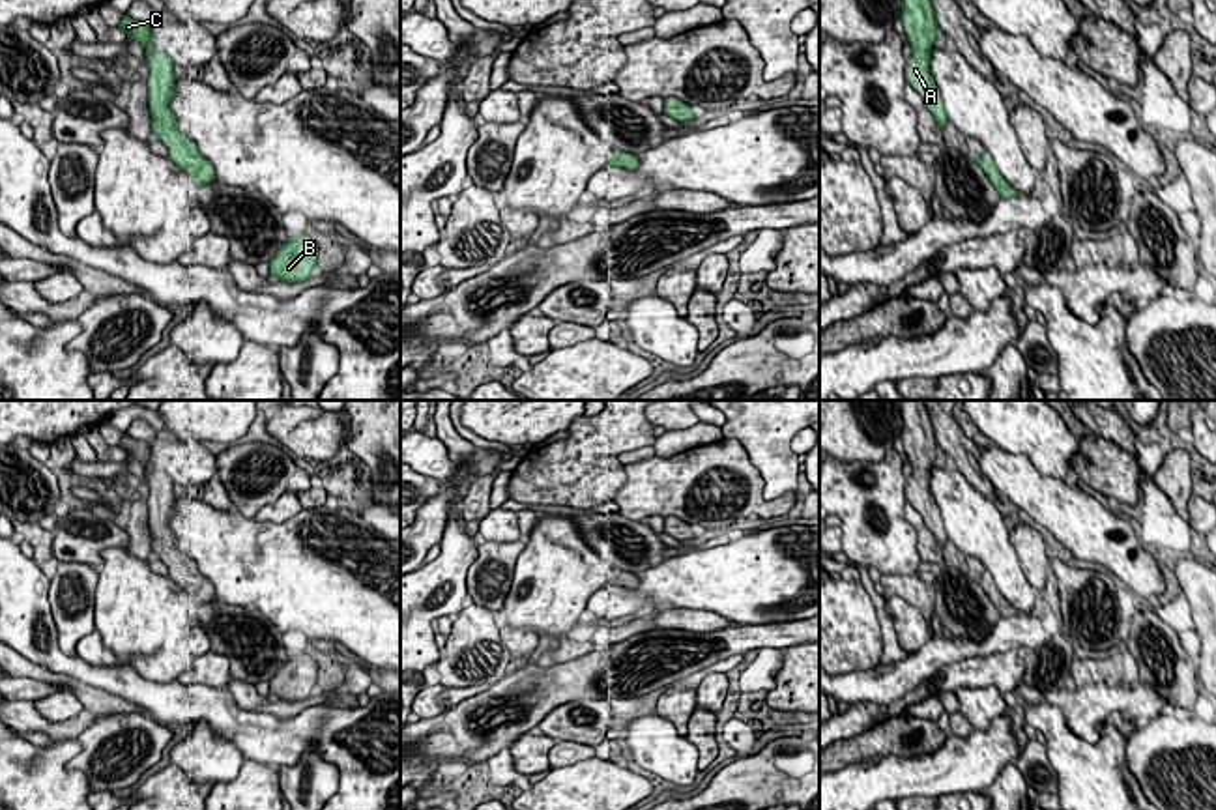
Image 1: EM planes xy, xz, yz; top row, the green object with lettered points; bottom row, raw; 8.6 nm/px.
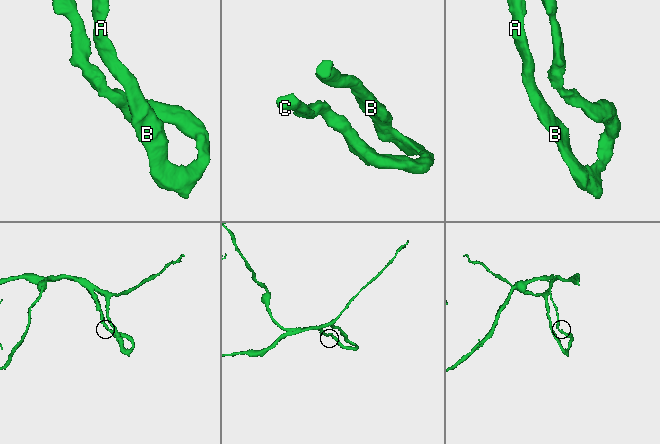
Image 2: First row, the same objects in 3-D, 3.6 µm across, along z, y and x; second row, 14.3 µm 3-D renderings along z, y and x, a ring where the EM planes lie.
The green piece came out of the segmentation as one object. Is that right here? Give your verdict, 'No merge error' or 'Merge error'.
No merge error

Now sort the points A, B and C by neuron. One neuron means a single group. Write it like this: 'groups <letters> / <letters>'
groups A B C

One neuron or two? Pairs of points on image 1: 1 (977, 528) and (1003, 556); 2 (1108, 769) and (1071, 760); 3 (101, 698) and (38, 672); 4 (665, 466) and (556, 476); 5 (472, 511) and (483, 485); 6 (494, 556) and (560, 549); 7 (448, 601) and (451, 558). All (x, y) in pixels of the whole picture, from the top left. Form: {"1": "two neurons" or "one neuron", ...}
{"1": "one neuron", "2": "one neuron", "3": "one neuron", "4": "two neurons", "5": "one neuron", "6": "two neurons", "7": "one neuron"}

